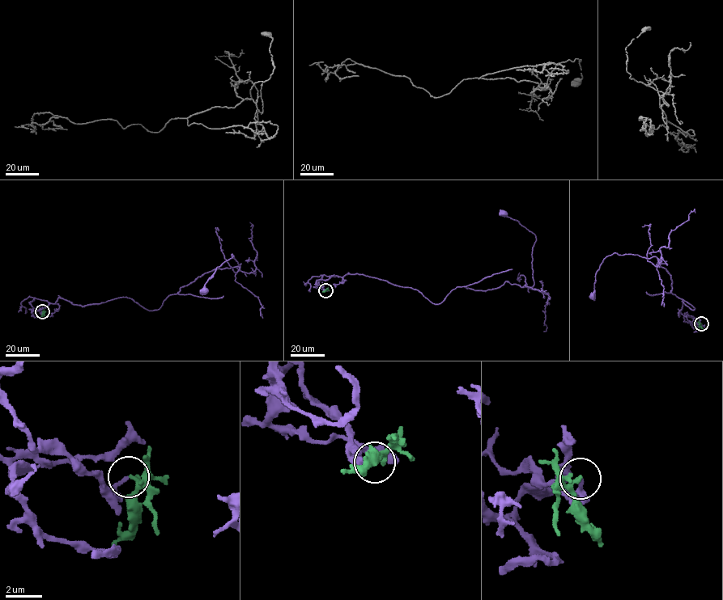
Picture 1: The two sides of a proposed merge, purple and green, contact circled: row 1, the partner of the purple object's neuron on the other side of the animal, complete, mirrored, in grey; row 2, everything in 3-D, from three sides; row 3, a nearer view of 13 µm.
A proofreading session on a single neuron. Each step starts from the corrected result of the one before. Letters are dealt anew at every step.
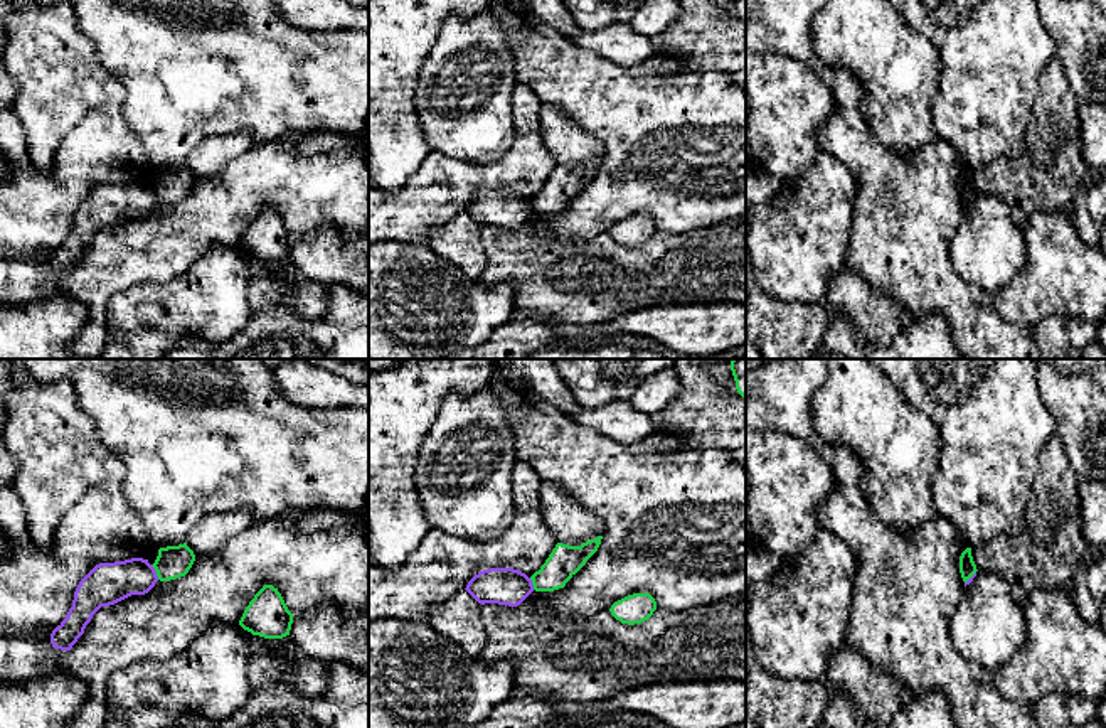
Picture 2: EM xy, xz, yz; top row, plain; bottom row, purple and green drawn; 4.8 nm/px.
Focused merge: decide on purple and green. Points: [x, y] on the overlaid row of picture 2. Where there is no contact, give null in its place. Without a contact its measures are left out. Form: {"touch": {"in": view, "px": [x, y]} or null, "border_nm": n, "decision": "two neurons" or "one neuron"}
{"touch": {"in": "xy", "px": [155, 572]}, "border_nm": 80, "decision": "two neurons"}

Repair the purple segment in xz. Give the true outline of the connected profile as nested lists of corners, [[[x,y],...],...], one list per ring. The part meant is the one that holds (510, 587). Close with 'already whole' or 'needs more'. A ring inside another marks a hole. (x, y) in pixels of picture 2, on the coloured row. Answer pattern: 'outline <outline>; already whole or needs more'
outline [[[490,568],[475,575],[465,588],[478,603],[517,607],[532,592],[532,580],[513,568]]]; already whole

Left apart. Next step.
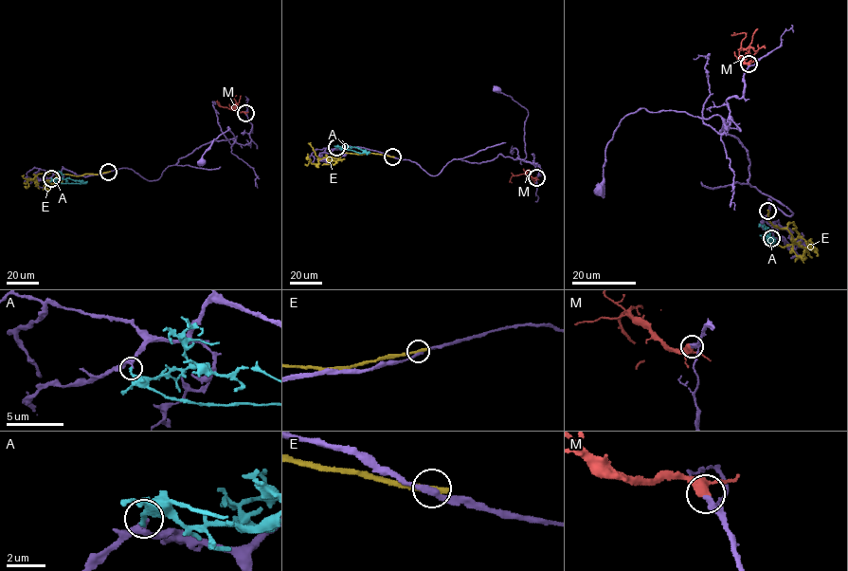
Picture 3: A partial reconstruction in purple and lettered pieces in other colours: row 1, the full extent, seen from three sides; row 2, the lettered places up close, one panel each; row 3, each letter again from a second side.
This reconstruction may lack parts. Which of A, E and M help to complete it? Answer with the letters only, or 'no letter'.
M

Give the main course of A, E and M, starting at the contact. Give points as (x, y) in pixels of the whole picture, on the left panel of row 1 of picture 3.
A: (51, 178), (62, 183), (87, 181)
E: (108, 172), (79, 175), (50, 172), (39, 174), (37, 184), (28, 178), (26, 189)
M: (245, 113), (220, 106), (217, 102), (219, 103)

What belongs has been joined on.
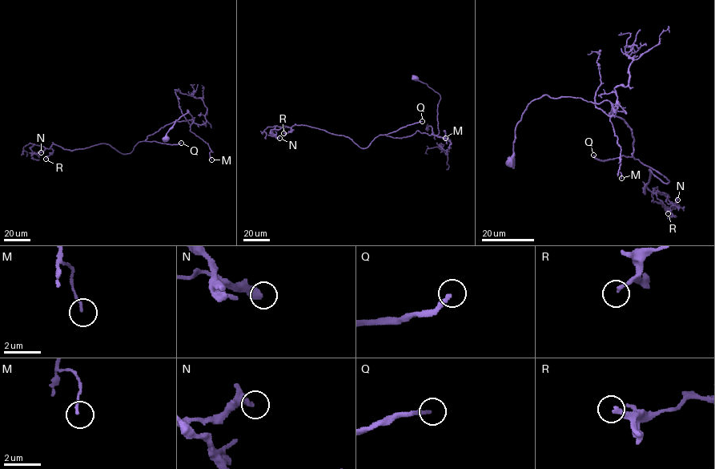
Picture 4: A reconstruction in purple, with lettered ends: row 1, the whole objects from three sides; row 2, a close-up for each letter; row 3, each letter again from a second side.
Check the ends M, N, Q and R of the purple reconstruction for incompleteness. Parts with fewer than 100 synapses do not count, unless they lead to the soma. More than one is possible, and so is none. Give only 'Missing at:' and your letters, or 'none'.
Missing at: Q

